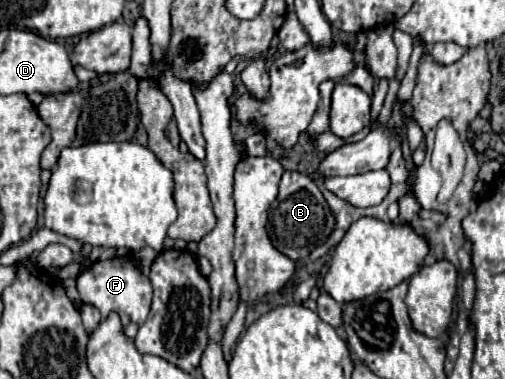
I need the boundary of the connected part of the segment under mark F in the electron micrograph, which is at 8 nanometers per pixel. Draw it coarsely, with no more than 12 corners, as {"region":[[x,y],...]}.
{"region":[[130,256],[92,262],[78,276],[80,300],[124,326],[144,324],[150,280]]}

